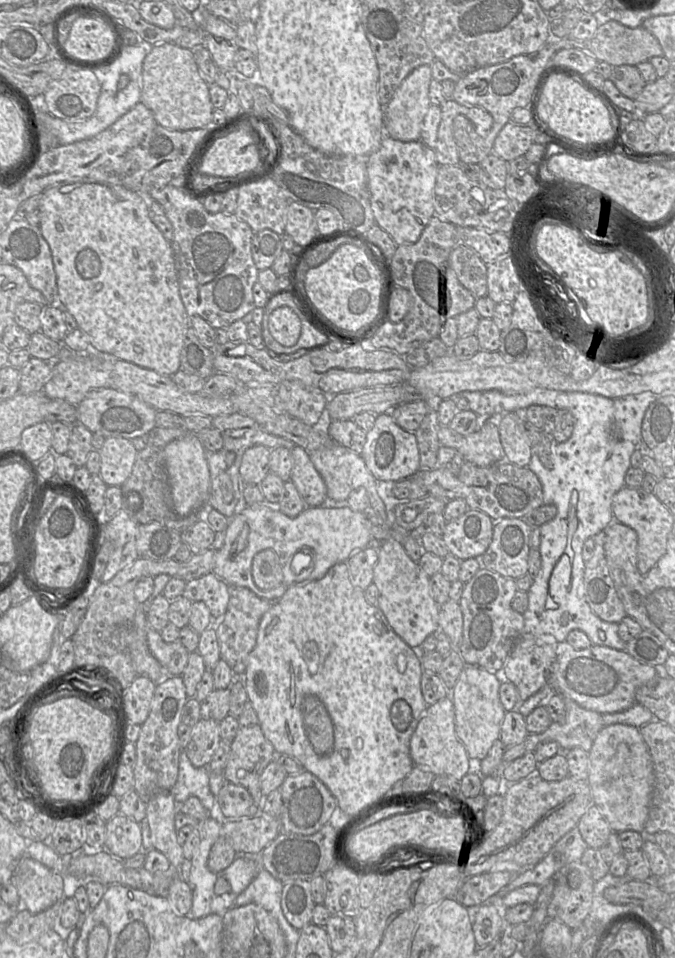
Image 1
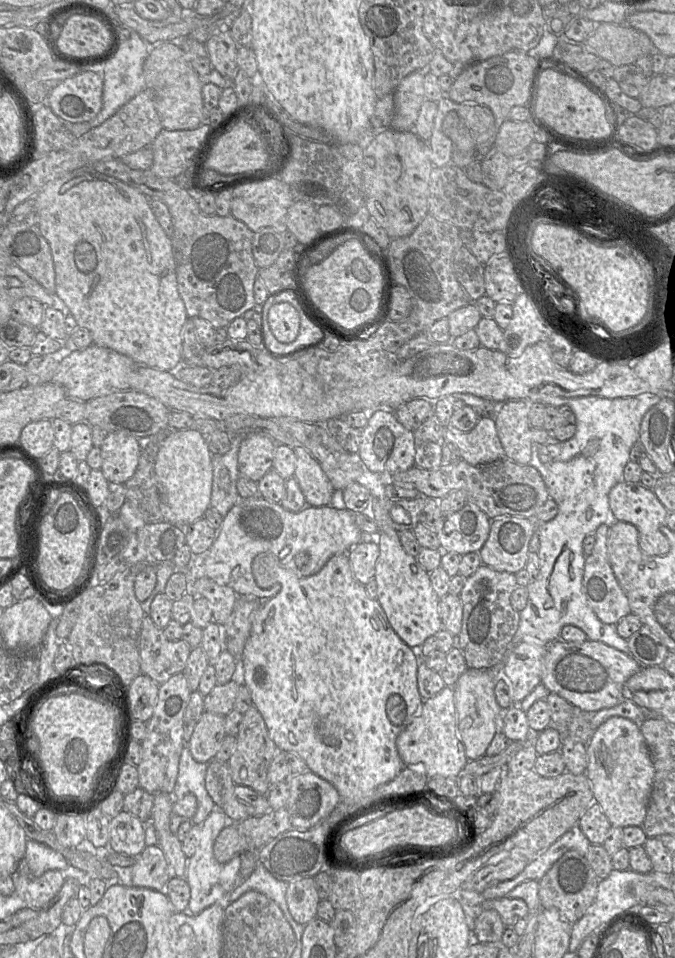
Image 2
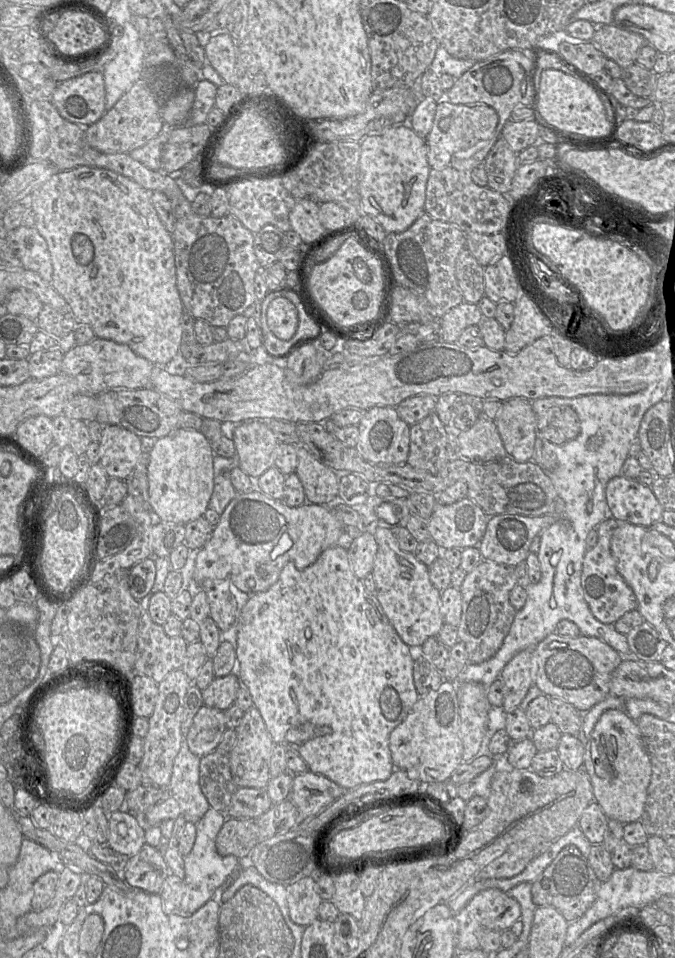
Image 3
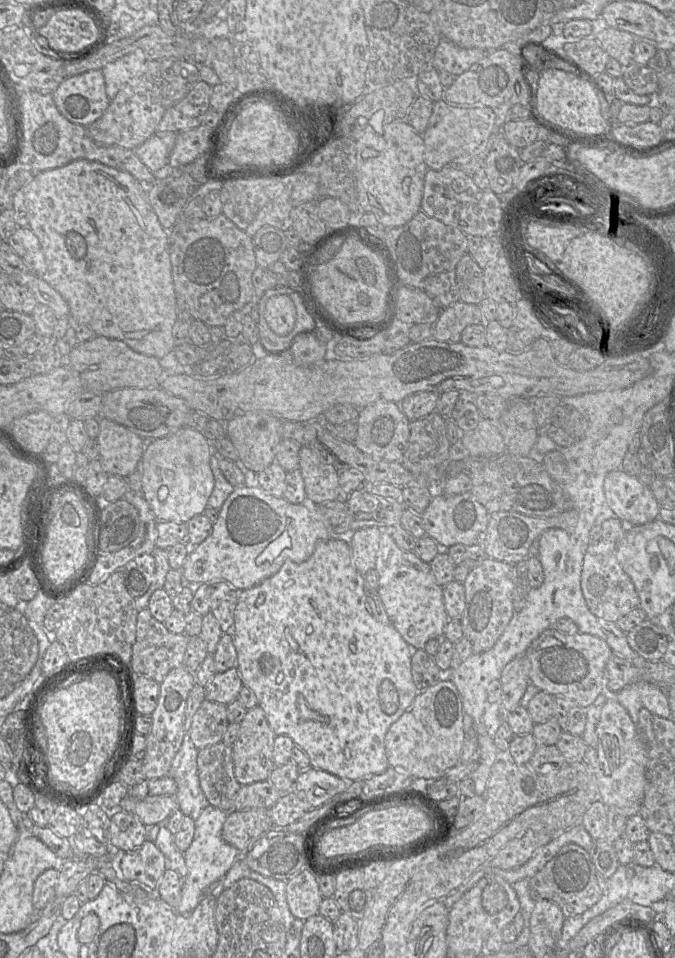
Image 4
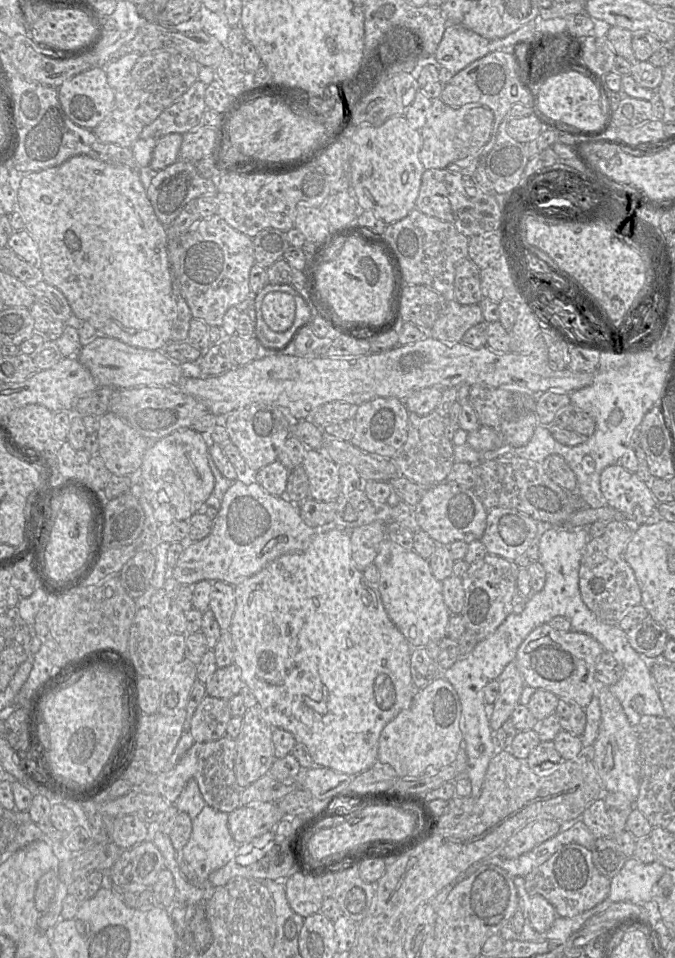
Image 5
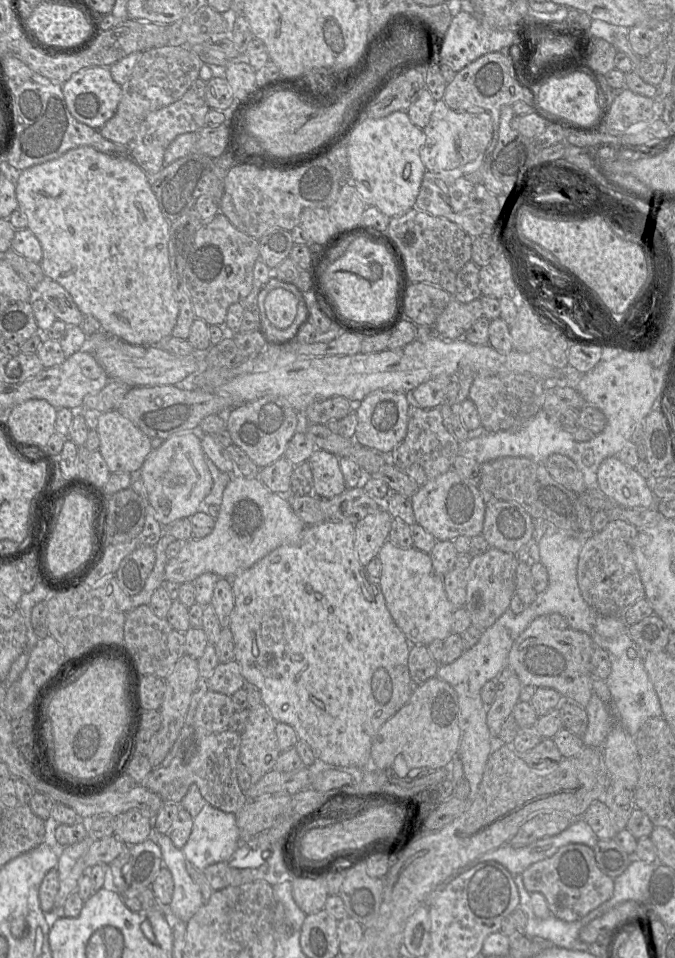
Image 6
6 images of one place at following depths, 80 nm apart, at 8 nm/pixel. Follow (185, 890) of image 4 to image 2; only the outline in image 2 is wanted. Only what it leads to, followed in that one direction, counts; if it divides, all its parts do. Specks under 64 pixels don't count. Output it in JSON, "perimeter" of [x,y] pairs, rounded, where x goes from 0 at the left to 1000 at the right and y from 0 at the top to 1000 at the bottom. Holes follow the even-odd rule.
{"perimeter":[[[319,840],[316,847],[298,860],[296,877],[287,891],[277,897],[274,918],[281,926],[279,949],[286,955],[293,955],[305,948],[324,944],[336,933],[363,921],[357,914],[354,915],[357,894],[350,894],[332,902],[324,901],[317,895],[317,879],[326,867],[338,860],[342,859],[336,851],[327,842]]]}

